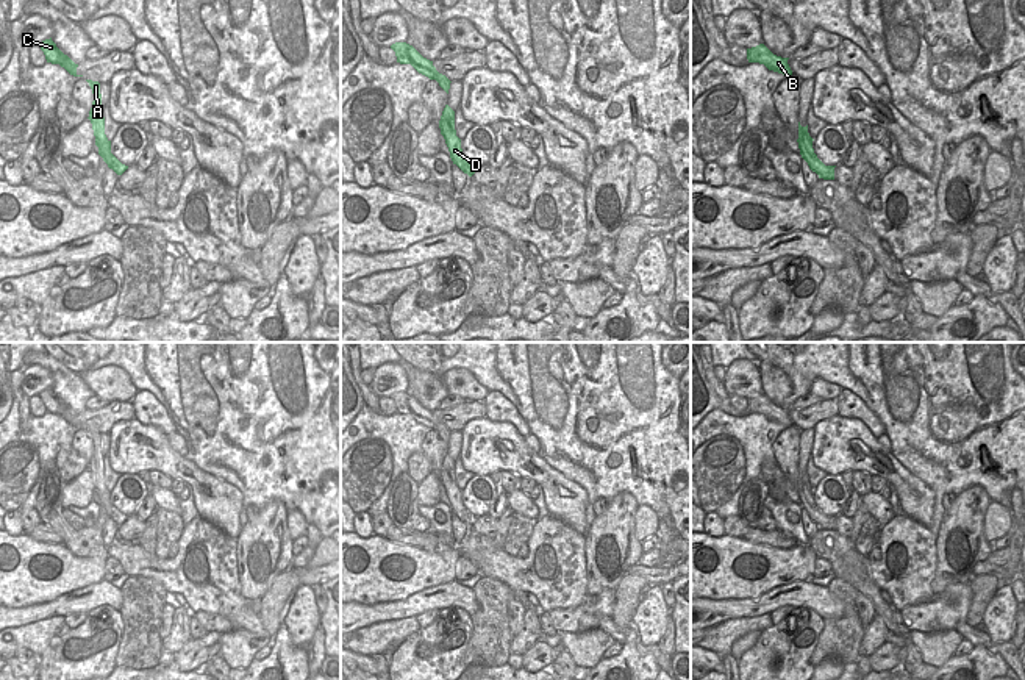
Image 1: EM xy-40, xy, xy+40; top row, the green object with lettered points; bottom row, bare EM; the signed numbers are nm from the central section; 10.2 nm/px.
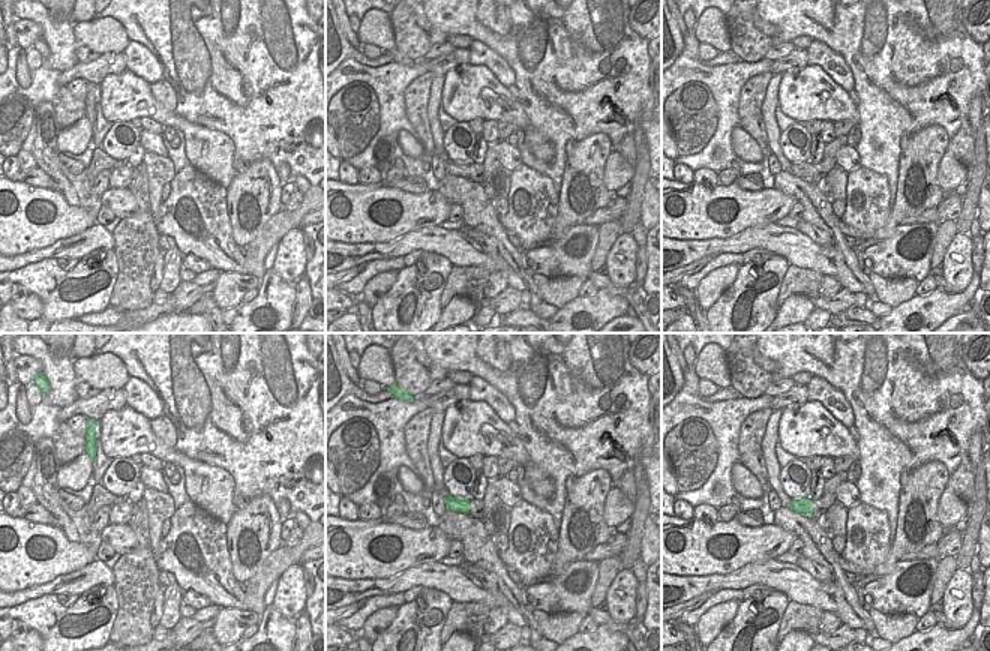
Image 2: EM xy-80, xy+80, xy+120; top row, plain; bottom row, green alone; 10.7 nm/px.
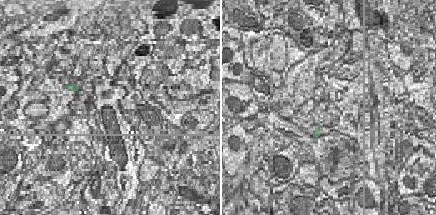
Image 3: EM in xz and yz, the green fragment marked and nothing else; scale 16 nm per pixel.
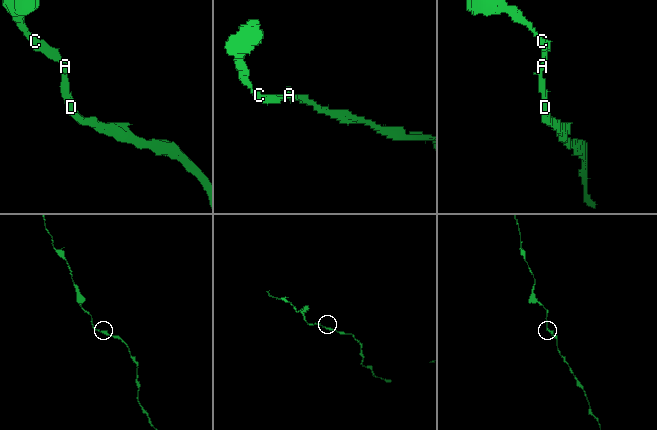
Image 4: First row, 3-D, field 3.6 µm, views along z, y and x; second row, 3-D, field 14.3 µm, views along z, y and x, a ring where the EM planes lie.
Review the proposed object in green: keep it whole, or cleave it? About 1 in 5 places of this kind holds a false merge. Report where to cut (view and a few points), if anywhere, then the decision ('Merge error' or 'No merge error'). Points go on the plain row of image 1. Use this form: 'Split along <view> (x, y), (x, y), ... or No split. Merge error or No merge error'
No split. No merge error.

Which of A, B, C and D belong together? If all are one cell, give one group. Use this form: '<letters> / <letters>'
A B C D

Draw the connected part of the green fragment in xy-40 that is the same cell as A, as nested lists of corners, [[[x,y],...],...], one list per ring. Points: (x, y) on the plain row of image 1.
[[[86,430],[92,439],[94,452],[89,461],[89,471],[92,474],[95,496],[98,497],[98,505],[112,519],[117,525],[122,525],[128,516],[122,514],[112,503],[111,503],[111,491],[105,485],[105,467],[103,467],[103,455],[102,455],[102,444],[100,444],[100,433]]]

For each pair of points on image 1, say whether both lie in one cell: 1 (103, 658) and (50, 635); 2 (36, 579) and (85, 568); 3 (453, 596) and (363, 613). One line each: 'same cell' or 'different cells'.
1: different cells
2: same cell
3: same cell

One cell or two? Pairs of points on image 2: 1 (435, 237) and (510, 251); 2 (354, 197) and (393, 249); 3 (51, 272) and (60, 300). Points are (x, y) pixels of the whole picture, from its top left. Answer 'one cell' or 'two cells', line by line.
1: two cells
2: two cells
3: two cells

